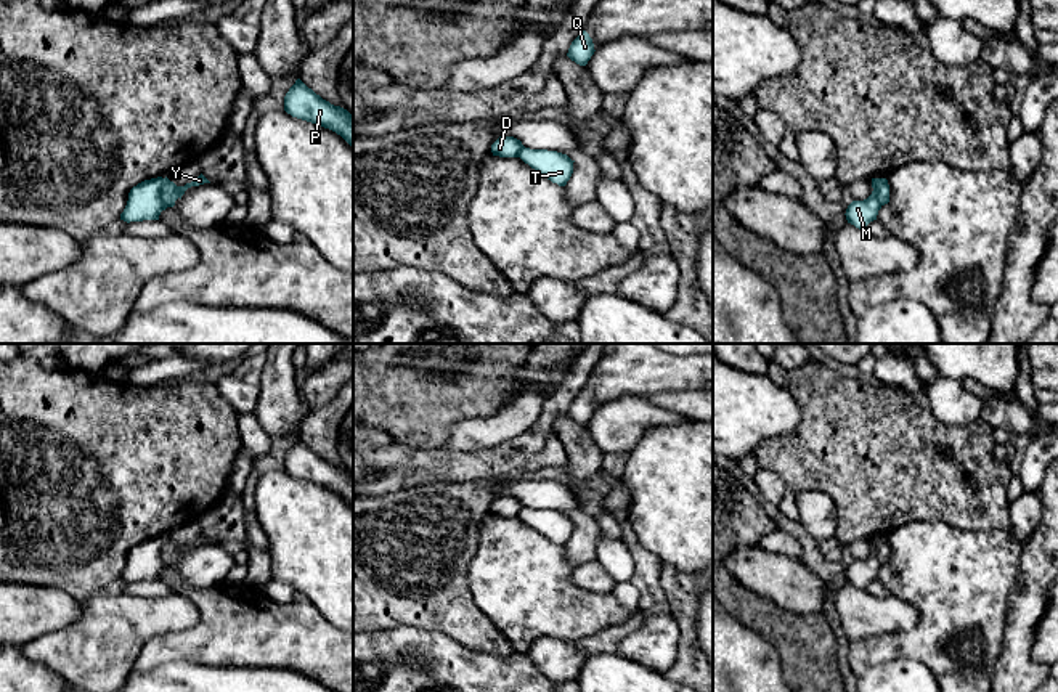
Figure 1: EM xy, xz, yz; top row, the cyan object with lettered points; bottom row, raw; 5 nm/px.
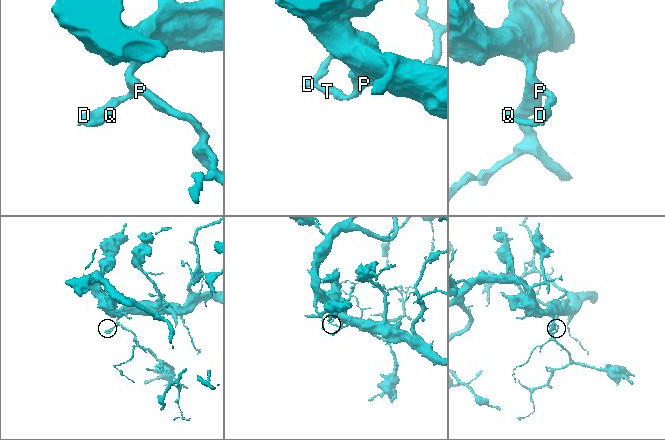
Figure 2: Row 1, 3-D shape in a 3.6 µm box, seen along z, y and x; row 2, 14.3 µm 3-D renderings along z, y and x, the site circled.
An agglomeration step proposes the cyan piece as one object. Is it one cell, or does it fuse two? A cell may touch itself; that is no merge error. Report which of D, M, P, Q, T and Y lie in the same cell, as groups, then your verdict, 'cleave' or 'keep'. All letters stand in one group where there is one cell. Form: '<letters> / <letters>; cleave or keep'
D M Q / P T Y; cleave

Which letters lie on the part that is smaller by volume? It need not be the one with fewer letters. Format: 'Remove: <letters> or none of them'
Remove: D, M, Q

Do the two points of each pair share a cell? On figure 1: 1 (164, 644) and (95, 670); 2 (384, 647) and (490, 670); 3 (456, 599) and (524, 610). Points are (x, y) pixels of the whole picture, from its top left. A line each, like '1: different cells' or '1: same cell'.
1: different cells
2: same cell
3: different cells

